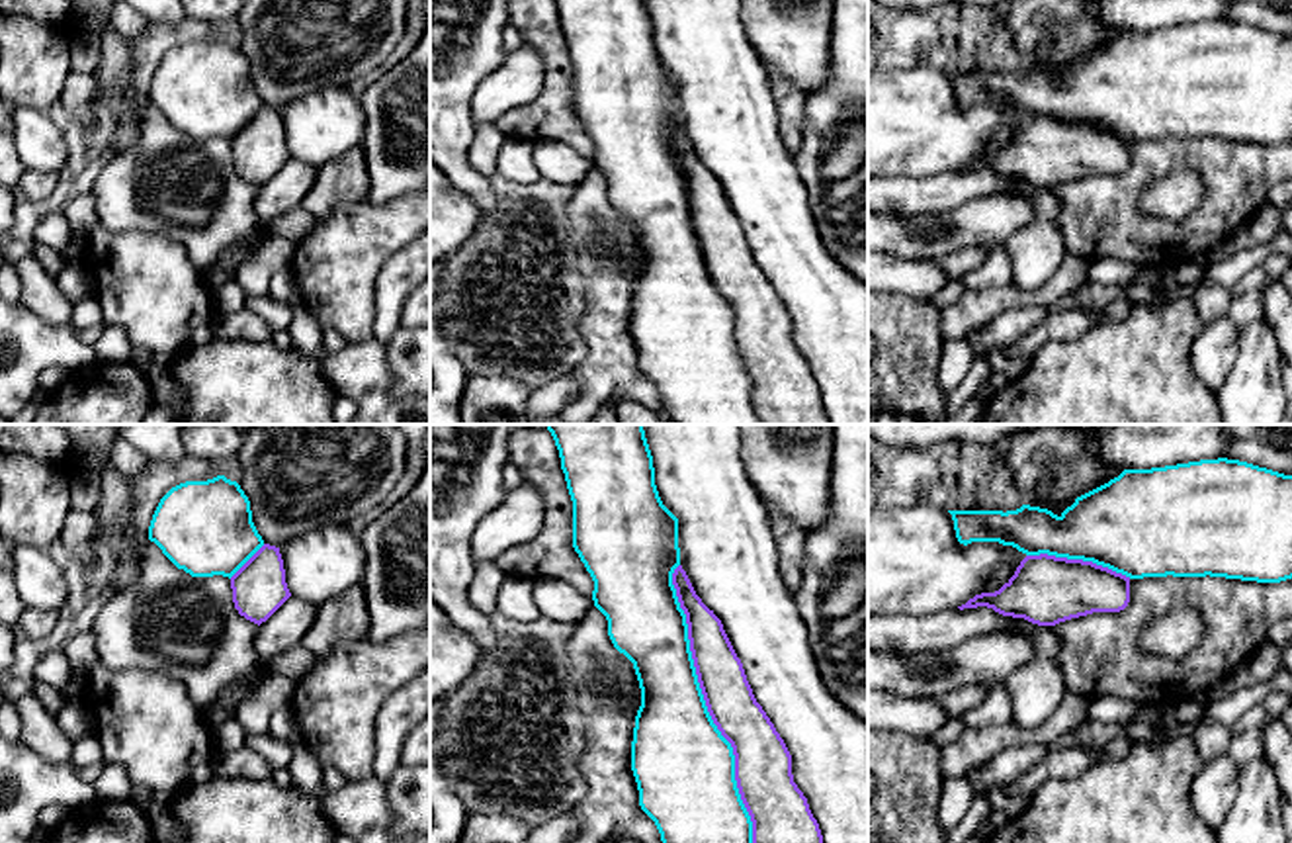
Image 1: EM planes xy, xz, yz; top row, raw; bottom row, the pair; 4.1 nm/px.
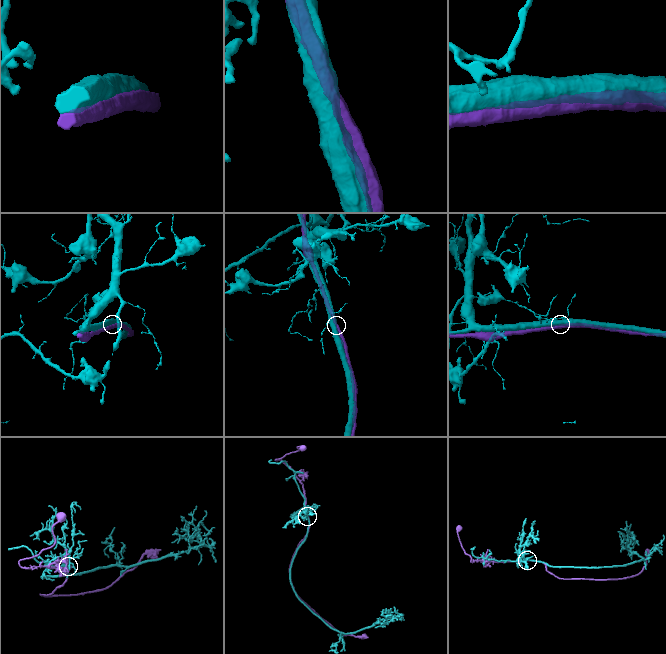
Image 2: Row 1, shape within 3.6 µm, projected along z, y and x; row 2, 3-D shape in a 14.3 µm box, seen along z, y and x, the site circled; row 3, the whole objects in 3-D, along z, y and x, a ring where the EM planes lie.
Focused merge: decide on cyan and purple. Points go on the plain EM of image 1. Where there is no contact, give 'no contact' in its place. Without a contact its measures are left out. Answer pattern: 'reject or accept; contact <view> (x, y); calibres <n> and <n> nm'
reject; contact xz (708, 274); calibres 400 and 200 nm

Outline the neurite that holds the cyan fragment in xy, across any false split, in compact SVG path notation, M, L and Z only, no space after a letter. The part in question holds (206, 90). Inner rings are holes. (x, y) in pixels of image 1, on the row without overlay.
M225 37L172 49L152 76L149 102L192 139L229 141L264 108L248 59Z

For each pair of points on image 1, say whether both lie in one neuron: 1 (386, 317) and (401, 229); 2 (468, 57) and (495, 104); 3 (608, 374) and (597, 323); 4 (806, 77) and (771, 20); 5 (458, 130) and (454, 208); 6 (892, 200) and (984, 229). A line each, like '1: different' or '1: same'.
1: different
2: different
3: same
4: same
5: different
6: different

